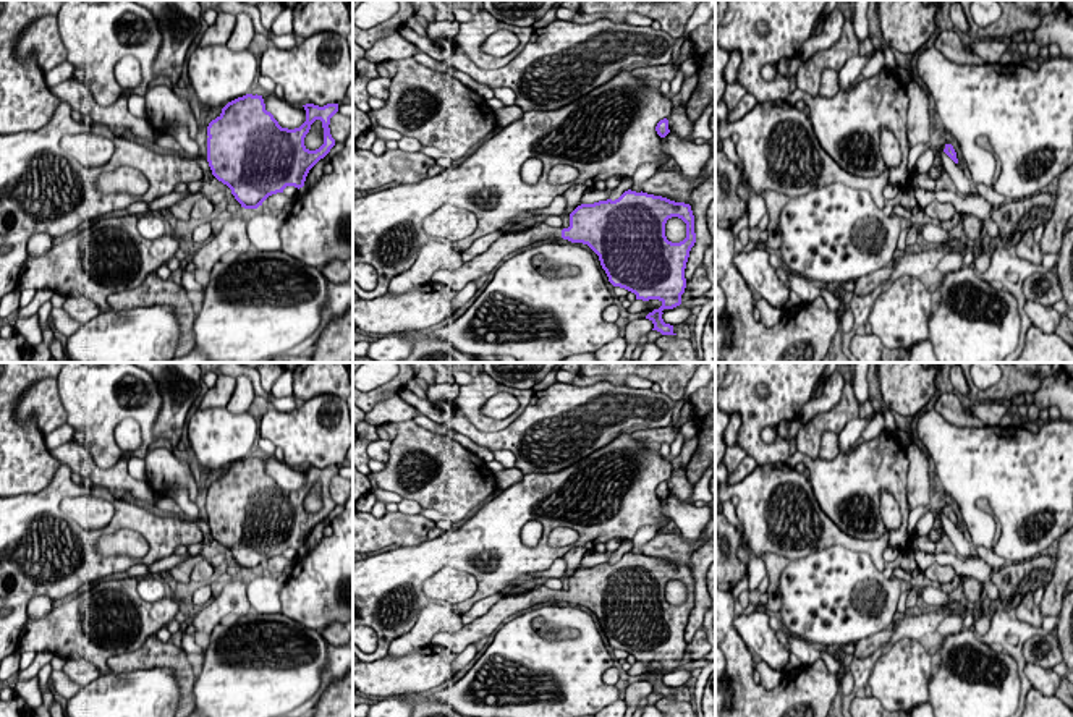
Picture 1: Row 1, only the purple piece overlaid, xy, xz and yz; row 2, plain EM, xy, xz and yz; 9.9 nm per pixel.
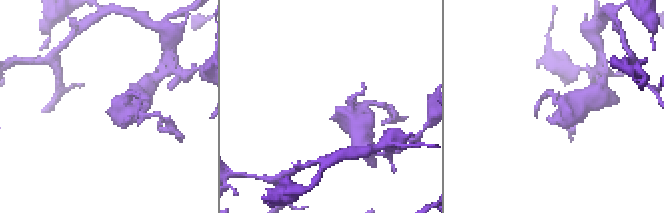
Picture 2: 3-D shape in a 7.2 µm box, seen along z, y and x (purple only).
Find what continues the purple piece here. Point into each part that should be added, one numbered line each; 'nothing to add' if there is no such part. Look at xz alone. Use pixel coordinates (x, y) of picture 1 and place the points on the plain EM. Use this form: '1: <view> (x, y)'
1: xz (483, 627)

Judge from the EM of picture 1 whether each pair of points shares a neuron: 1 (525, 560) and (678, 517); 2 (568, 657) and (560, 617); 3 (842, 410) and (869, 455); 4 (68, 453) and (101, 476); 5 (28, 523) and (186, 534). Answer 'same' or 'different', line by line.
1: different
2: same
3: different
4: same
5: same

